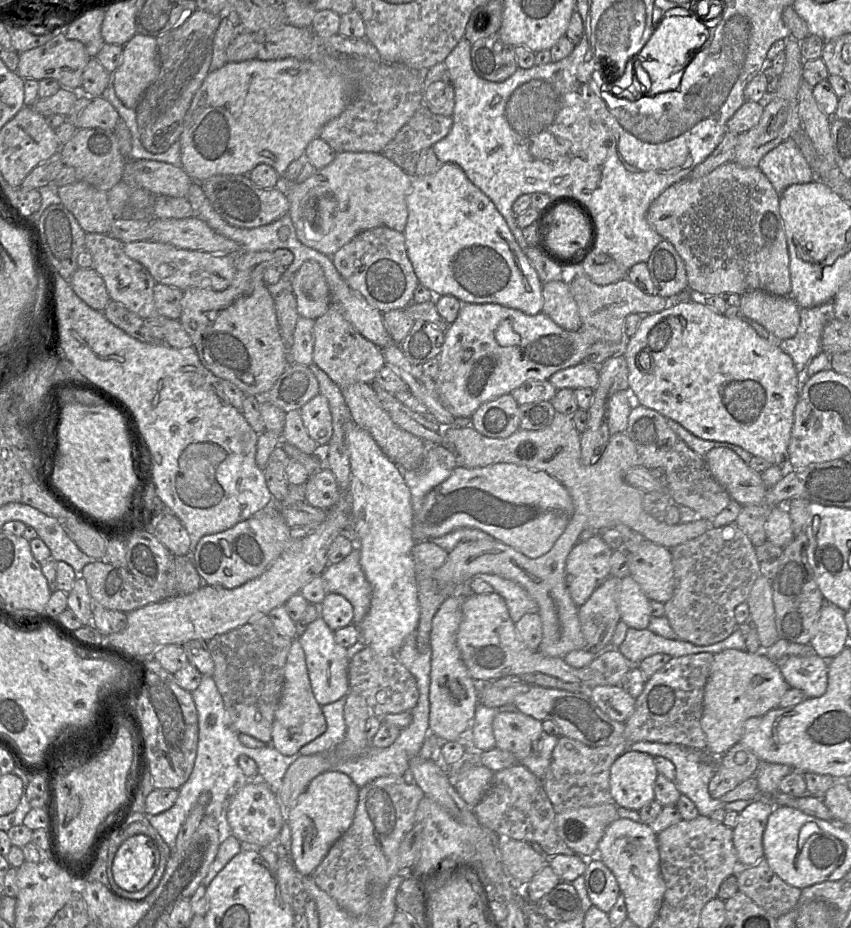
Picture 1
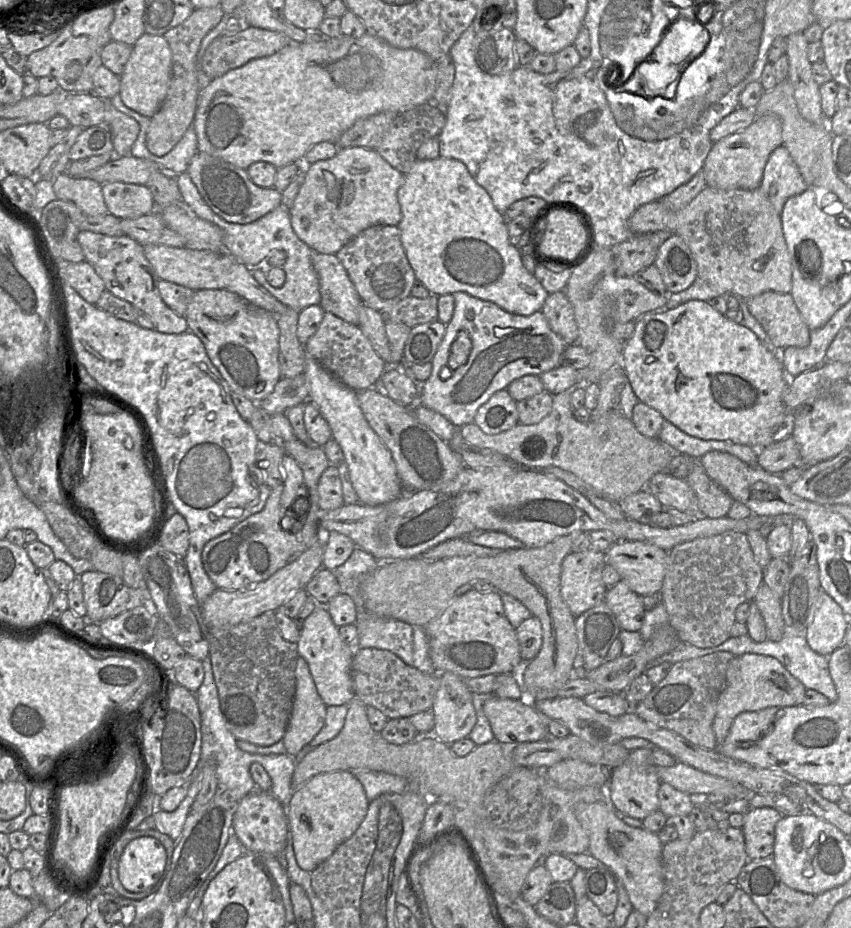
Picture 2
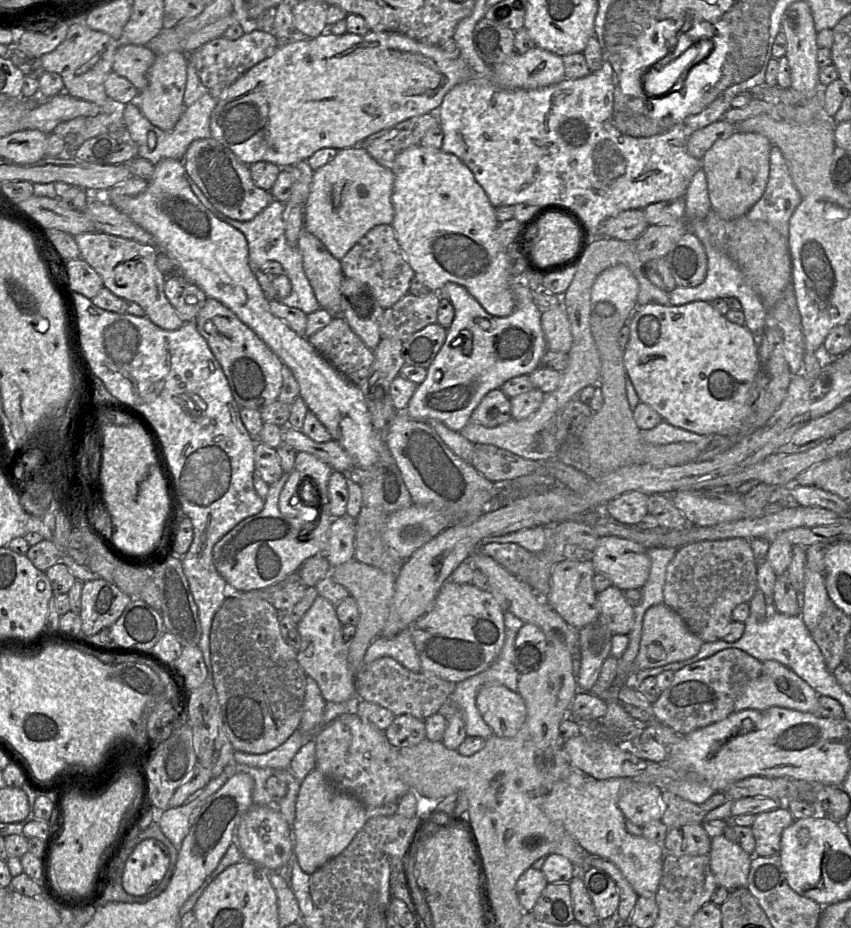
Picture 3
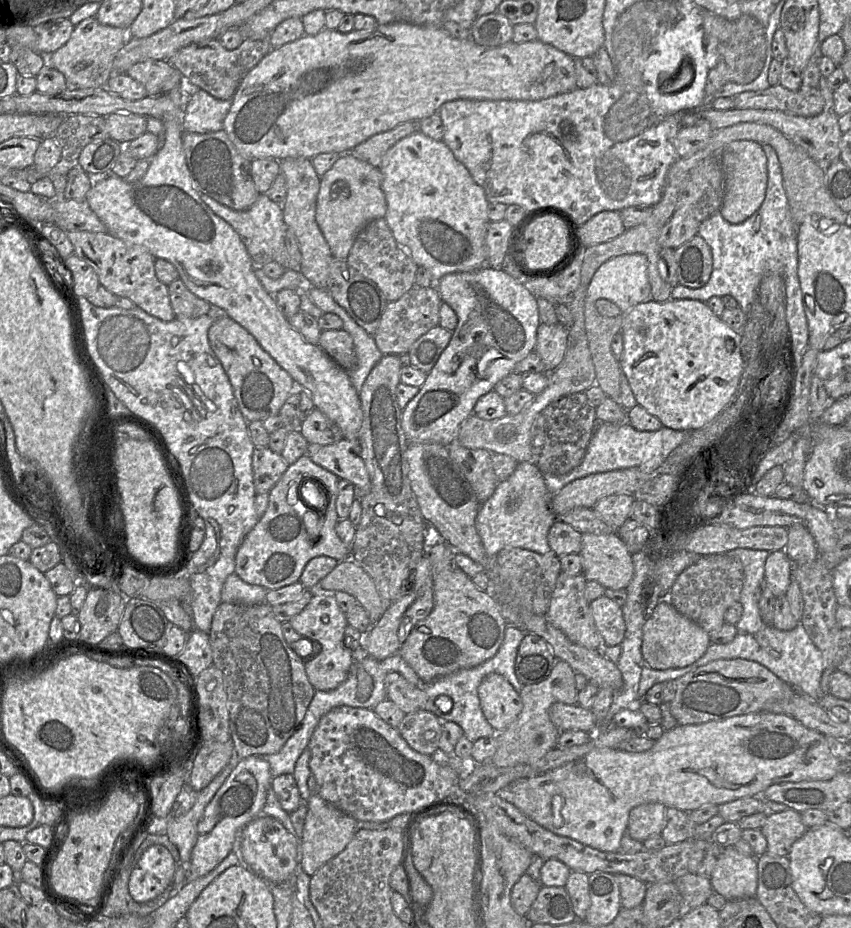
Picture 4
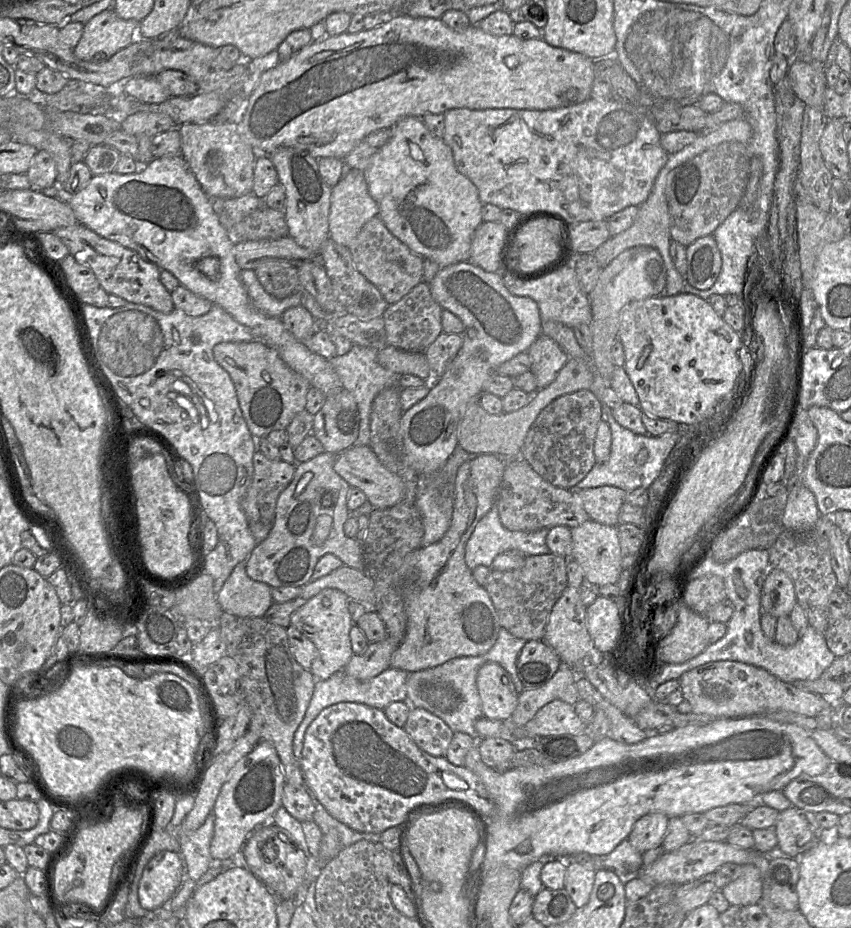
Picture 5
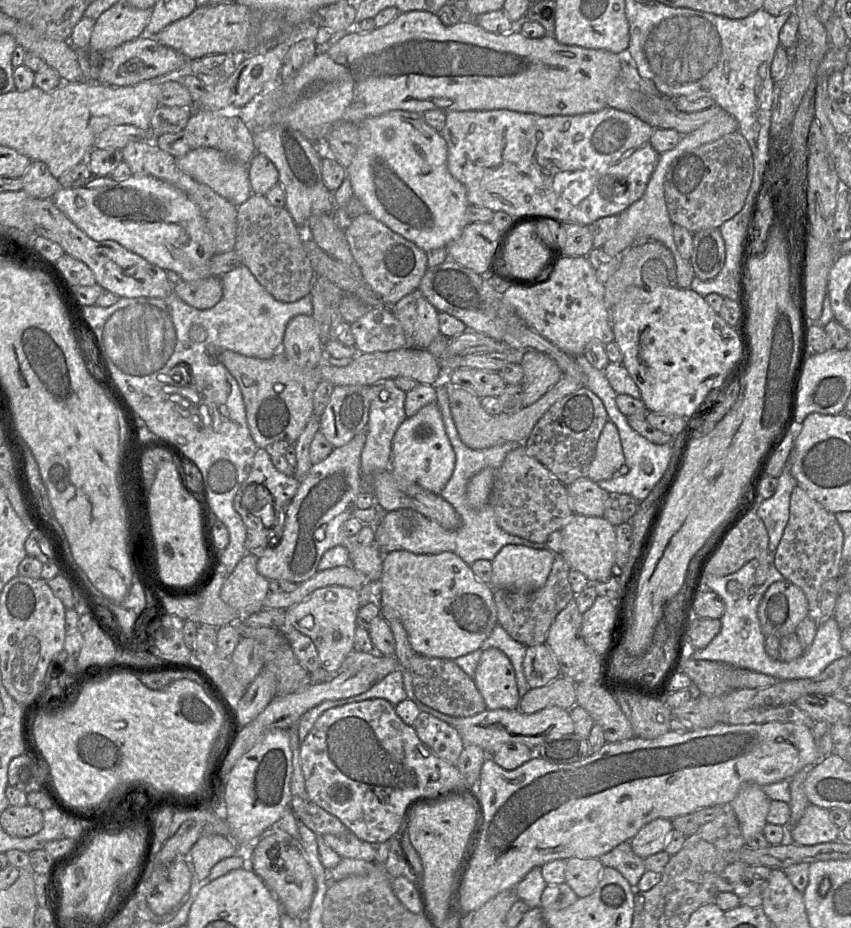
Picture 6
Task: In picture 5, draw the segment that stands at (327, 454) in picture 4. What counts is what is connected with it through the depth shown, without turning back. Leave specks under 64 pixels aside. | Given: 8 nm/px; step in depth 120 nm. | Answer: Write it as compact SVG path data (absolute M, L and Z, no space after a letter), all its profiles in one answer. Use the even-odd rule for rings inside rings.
M355 444L337 454L333 468L351 487L363 491L367 501L375 509L392 507L400 502L405 495L405 481L386 469L368 445Z

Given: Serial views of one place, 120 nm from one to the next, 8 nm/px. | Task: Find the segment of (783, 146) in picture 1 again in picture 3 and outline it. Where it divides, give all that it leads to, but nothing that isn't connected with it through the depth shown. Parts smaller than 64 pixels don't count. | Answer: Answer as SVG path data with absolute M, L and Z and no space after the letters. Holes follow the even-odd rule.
M777 146L770 151L769 179L764 194L746 214L752 221L763 221L775 228L788 241L789 222L802 201Z

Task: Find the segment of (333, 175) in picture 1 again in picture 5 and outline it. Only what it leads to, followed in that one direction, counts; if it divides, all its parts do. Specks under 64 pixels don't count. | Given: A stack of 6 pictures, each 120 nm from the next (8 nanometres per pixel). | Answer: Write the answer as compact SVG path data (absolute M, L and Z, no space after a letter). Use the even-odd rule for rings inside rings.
M346 169L340 181L332 187L329 238L340 245L348 247L360 229L374 217L379 217L379 206L369 193L364 171Z

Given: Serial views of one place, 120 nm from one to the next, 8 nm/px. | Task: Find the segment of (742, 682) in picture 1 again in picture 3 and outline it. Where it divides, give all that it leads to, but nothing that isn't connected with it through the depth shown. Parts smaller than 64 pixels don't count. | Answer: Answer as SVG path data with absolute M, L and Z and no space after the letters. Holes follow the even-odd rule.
M767 660L762 662L759 677L752 680L735 700L733 712L781 707L820 716L818 698L819 695L792 670L777 661Z

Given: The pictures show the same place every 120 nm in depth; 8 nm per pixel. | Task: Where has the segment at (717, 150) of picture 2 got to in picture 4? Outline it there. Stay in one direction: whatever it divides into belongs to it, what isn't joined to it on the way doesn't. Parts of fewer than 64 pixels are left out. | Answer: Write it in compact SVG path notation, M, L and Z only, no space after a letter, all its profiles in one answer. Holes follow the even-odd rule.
M737 140L722 149L721 162L725 175L725 193L719 212L729 223L738 224L754 214L765 199L768 181L767 157L760 143Z

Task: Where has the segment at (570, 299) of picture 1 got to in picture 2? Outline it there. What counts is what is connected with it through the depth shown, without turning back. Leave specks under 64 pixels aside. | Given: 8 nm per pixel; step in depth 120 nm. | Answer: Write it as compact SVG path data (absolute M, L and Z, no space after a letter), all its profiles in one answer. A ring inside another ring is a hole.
M564 291L549 294L541 312L552 331L559 335L567 345L577 343L579 330L573 307Z

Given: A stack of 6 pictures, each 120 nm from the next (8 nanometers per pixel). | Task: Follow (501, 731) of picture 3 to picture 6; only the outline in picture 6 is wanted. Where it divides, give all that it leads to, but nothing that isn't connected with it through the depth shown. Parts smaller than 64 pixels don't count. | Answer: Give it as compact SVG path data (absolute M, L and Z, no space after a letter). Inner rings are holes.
M498 648L485 650L478 662L474 682L489 710L517 709L520 701L514 667Z

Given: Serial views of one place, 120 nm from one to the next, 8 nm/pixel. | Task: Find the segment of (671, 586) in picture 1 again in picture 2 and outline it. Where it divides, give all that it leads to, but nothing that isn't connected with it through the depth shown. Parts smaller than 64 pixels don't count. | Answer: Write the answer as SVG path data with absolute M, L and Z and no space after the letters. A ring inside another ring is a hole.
M617 540L605 552L606 564L619 573L621 580L638 595L660 594L668 564L668 552L641 541Z

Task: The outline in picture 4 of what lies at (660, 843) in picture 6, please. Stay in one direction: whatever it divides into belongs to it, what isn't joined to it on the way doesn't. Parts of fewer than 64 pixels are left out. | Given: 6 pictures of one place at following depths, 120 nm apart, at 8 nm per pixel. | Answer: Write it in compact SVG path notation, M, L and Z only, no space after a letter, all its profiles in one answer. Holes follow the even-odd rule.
M646 803L634 807L629 813L629 835L638 841L661 834L665 826L666 806L662 803Z

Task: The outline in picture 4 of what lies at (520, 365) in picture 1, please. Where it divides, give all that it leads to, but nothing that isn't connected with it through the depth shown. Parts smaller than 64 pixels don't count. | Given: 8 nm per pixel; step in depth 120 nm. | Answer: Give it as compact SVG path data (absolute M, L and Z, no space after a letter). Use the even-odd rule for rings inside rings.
M483 267L473 272L444 275L434 285L443 302L456 313L458 323L448 346L427 374L418 394L402 410L402 428L409 443L437 443L448 447L456 442L464 420L473 414L476 402L492 391L504 377L514 372L518 362L534 352L540 324L537 297L524 284L500 269Z

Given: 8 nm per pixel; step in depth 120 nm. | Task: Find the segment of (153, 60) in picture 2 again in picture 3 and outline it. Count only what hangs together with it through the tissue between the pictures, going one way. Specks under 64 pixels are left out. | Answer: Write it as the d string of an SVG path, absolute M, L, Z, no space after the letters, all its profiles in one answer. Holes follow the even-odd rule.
M172 51L164 55L156 55L154 63L147 72L147 86L139 92L135 100L142 115L164 131L171 131L184 111L187 65L187 55L180 52Z

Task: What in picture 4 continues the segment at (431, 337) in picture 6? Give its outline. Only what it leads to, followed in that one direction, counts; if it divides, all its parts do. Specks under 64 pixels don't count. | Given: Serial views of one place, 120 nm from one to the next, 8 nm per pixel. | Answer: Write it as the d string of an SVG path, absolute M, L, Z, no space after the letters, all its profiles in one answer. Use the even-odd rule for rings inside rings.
M413 286L394 302L388 302L375 332L375 344L383 355L406 355L412 344L432 328L439 325L442 299L436 287Z

